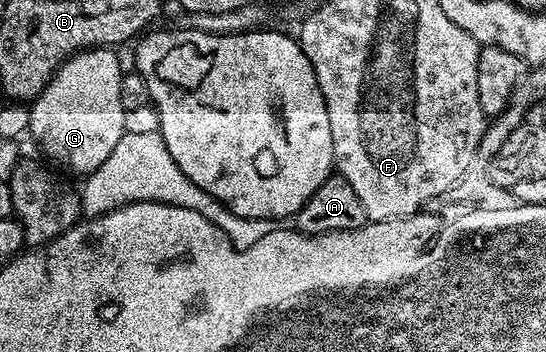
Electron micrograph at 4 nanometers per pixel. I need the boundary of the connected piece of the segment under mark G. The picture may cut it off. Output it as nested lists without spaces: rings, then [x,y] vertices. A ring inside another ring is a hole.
[[[113,48],[83,49],[68,58],[54,72],[54,78],[44,87],[42,94],[34,98],[30,105],[29,136],[55,161],[74,173],[85,175],[96,171],[108,155],[116,148],[116,143],[126,134],[126,109],[120,103],[120,83],[124,76],[124,68],[118,62]]]

